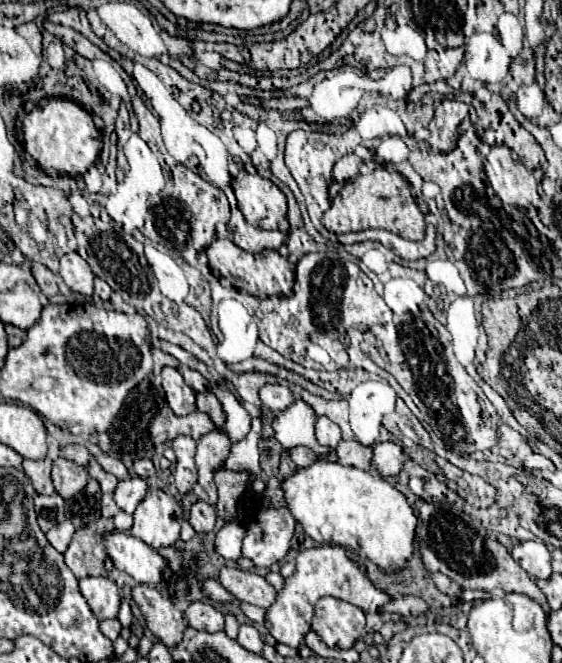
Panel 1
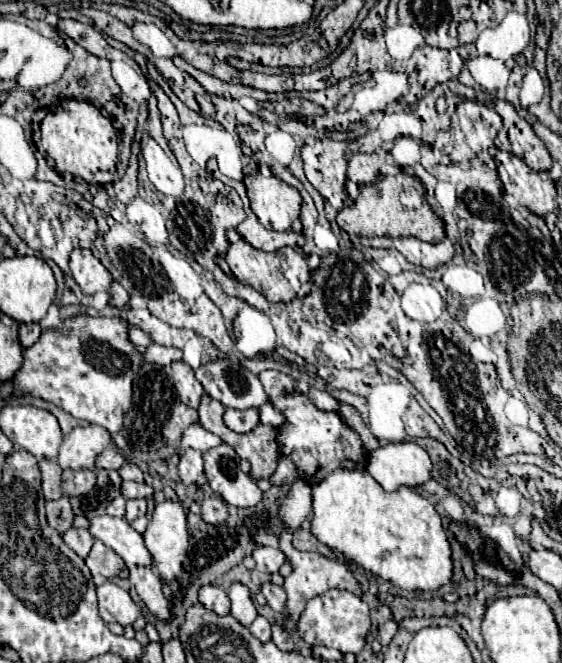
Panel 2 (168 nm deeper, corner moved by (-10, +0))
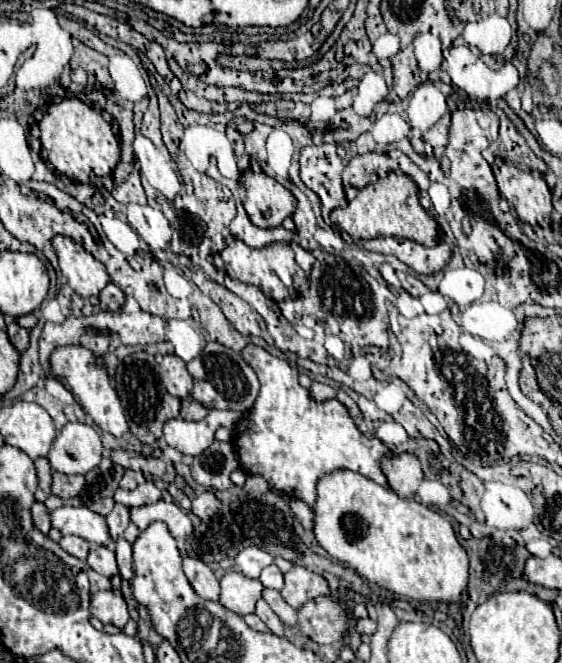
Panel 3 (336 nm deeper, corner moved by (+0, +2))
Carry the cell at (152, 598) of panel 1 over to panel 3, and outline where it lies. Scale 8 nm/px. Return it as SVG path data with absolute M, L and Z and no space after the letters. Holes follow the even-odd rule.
M120 537L116 541L116 559L118 559L118 569L120 569L120 575L122 579L132 579L134 571L132 571L132 545Z

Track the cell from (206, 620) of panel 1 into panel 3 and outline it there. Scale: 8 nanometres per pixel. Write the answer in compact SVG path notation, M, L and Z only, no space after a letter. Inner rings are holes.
M182 553L182 569L184 569L190 585L194 587L194 591L200 597L210 599L210 601L218 601L218 595L220 595L218 579L214 577L212 569L204 561L198 561L196 557Z

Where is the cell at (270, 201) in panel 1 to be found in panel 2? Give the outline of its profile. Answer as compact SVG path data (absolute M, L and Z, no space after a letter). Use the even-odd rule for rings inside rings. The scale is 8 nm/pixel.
M256 175L248 187L248 199L260 223L274 231L290 229L292 221L300 215L302 197L298 189L274 175Z

